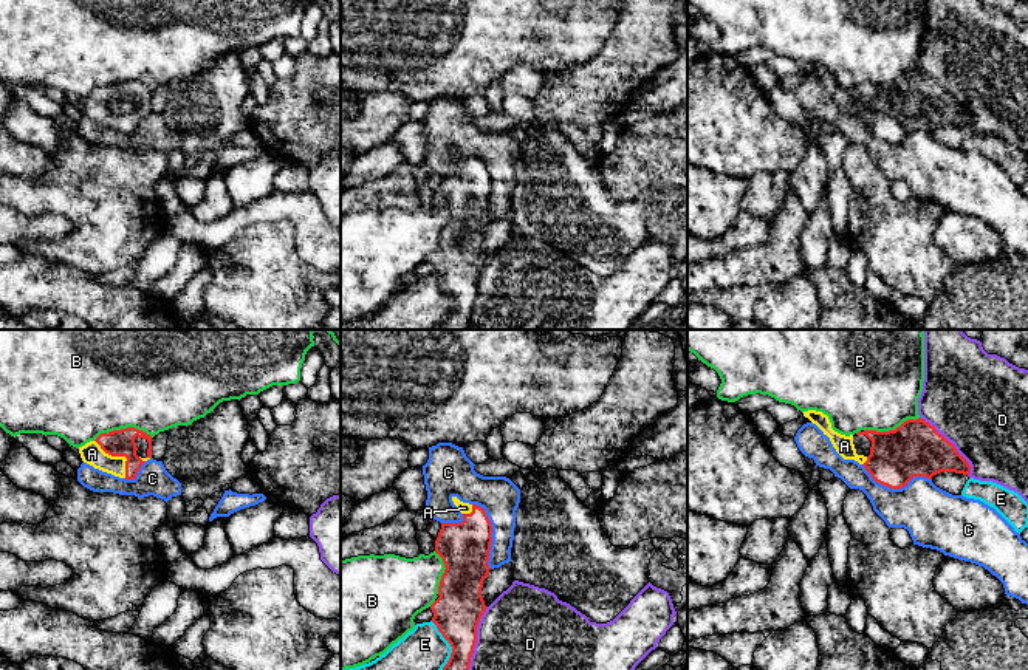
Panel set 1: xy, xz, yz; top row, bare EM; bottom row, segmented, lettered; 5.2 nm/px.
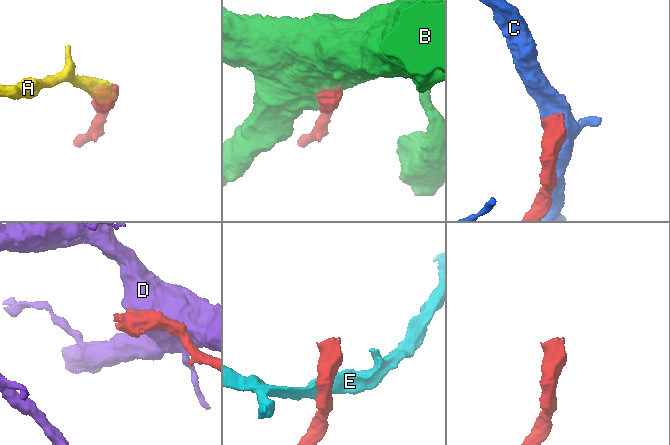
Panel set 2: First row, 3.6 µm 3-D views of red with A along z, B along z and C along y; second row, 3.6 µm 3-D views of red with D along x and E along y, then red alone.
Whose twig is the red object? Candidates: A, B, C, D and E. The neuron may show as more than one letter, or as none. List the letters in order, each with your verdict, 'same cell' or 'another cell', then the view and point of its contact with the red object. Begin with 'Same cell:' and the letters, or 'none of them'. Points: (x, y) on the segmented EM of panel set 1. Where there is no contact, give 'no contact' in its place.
Same cell: A
A: same cell; contact xy (119, 455)
B: another cell; contact xy (123, 429)
C: another cell; contact yz (895, 488)
D: another cell; contact yz (952, 444)
E: another cell; contact xz (451, 646)

